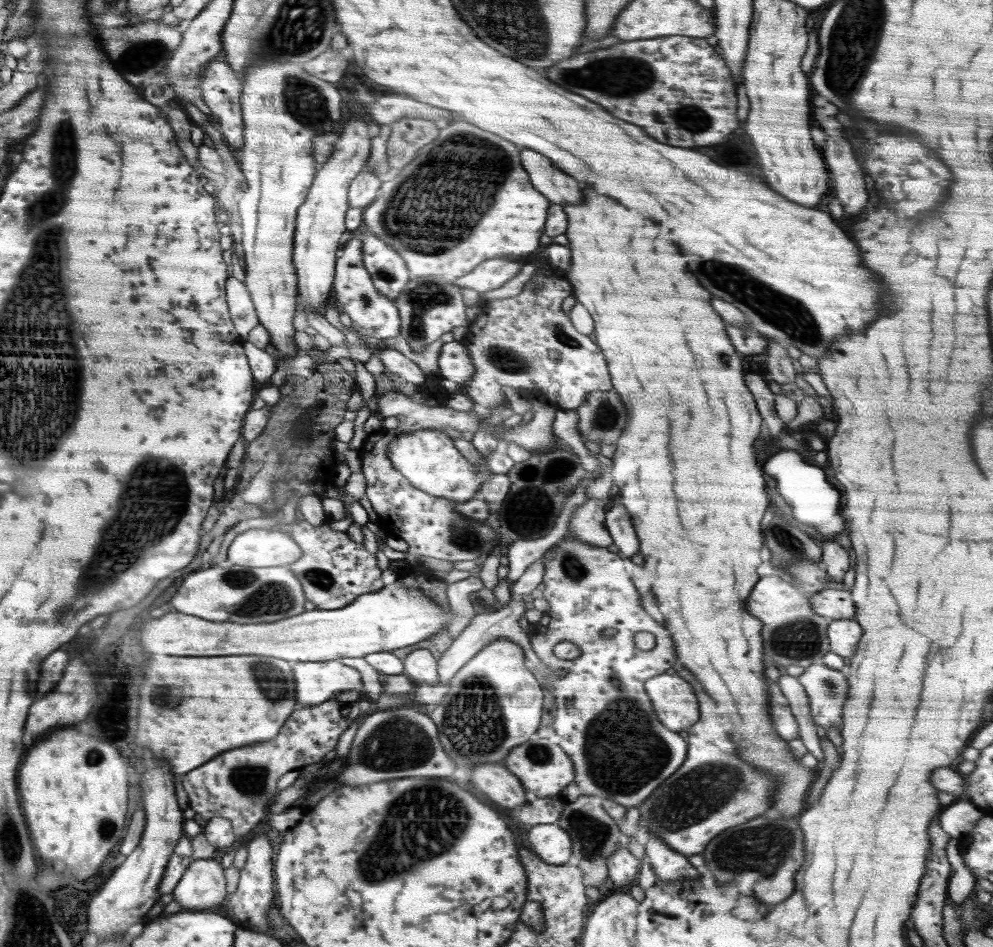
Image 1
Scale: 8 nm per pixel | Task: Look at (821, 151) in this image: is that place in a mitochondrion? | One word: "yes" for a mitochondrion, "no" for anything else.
no

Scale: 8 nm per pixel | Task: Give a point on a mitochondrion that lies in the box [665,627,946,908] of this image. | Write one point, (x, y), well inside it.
(759, 852)

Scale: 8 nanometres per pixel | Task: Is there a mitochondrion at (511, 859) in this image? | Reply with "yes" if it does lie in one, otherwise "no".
no

